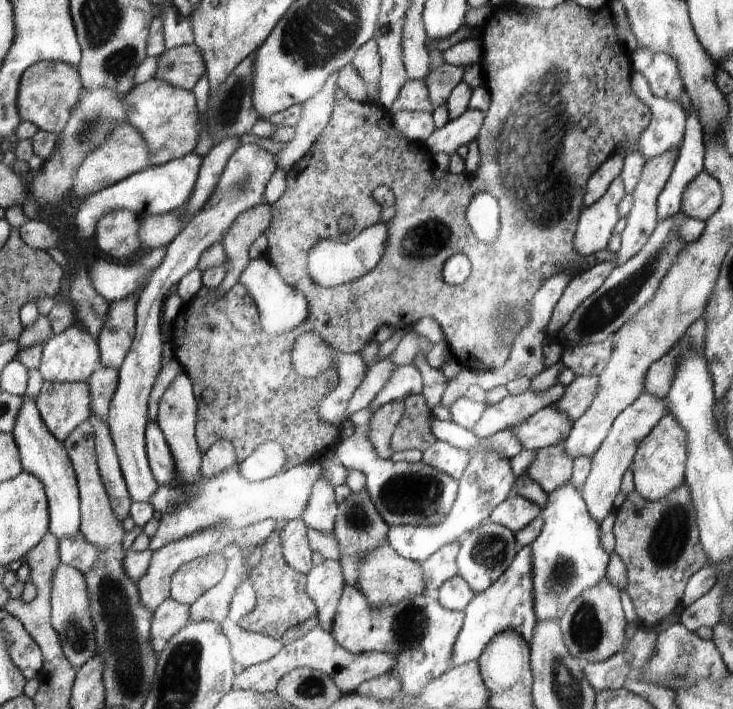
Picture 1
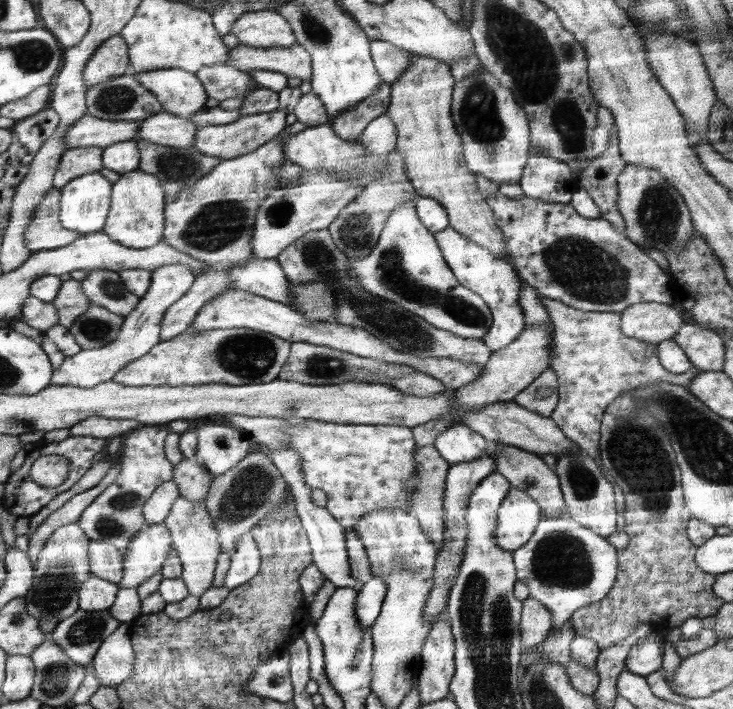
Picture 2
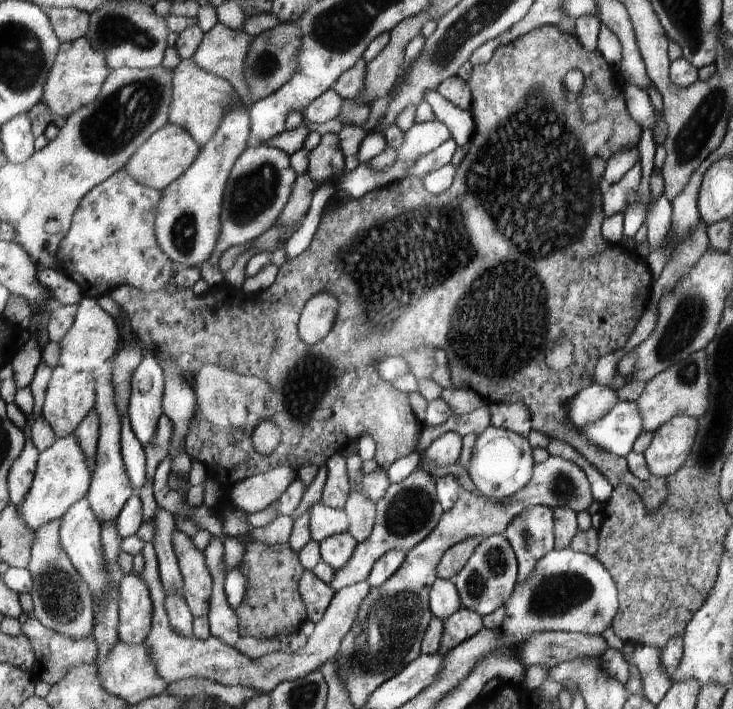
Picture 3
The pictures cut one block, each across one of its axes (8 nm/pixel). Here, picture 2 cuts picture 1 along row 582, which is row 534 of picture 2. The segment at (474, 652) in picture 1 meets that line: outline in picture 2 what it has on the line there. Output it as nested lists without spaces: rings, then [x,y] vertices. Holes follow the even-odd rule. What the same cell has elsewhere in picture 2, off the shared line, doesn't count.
[[[512,486],[497,510],[497,528],[493,534],[497,545],[510,552],[524,547],[542,518],[544,514],[537,501],[529,493]]]

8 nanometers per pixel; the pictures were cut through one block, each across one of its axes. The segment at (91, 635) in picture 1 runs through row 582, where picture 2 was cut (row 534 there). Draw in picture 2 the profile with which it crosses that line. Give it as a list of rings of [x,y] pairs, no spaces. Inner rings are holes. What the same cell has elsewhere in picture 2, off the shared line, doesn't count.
[[[75,522],[54,533],[34,566],[34,583],[25,597],[28,614],[40,620],[46,640],[53,639],[58,624],[81,611],[81,588],[93,577],[90,535]]]

